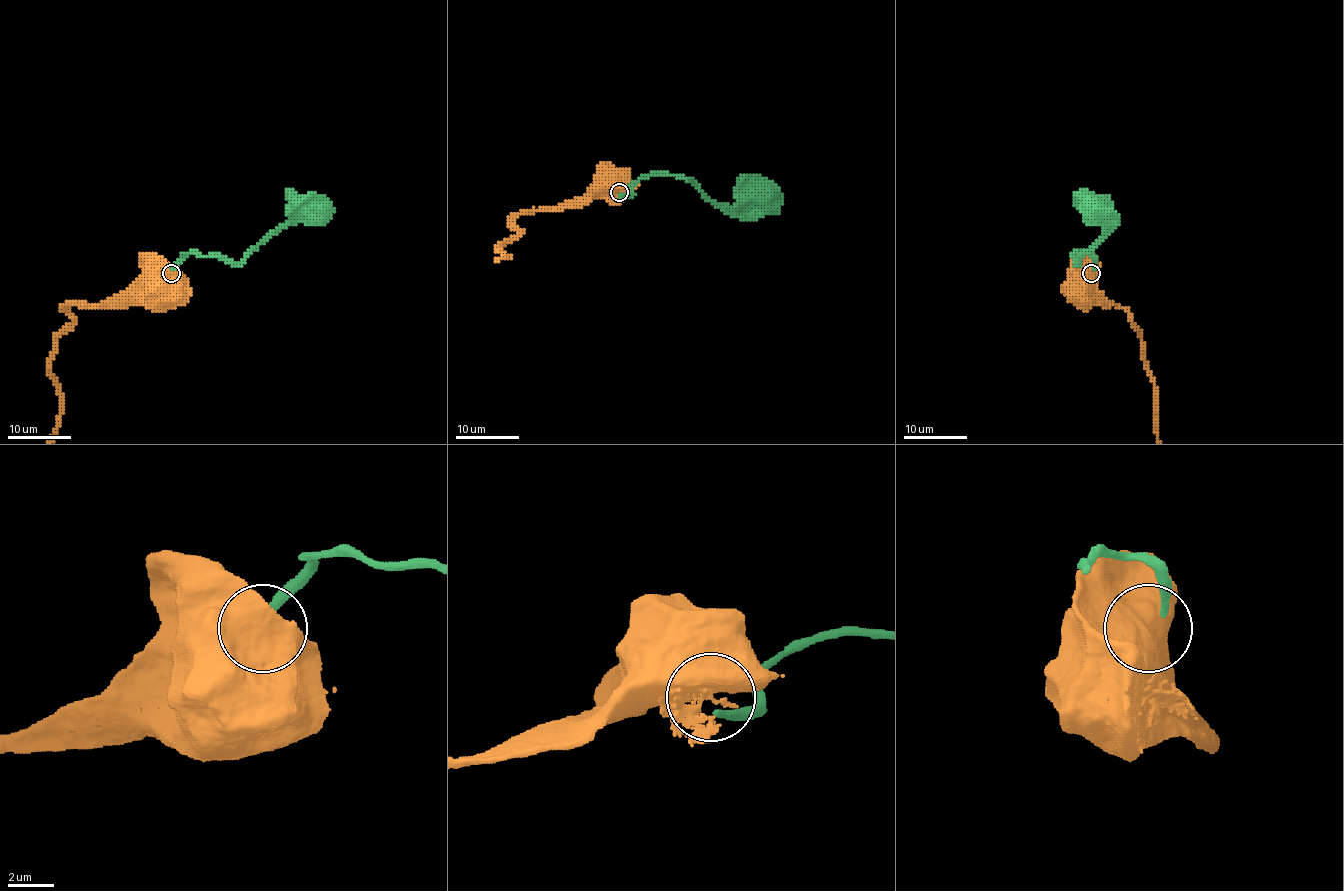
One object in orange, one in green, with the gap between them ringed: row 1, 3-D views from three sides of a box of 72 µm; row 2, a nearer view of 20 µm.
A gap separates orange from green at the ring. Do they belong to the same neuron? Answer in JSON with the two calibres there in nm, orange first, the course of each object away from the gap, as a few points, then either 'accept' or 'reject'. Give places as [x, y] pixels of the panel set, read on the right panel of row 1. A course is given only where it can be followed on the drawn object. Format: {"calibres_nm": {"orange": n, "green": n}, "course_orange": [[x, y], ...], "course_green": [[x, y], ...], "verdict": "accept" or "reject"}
{"calibres_nm": {"orange": 1000, "green": 340}, "course_orange": [[1088, 276], [1080, 283], [1080, 291]], "course_green": [[1094, 270], [1088, 254], [1073, 257], [1076, 262], [1105, 235], [1105, 225], [1091, 219], [1089, 211]], "verdict": "reject"}

